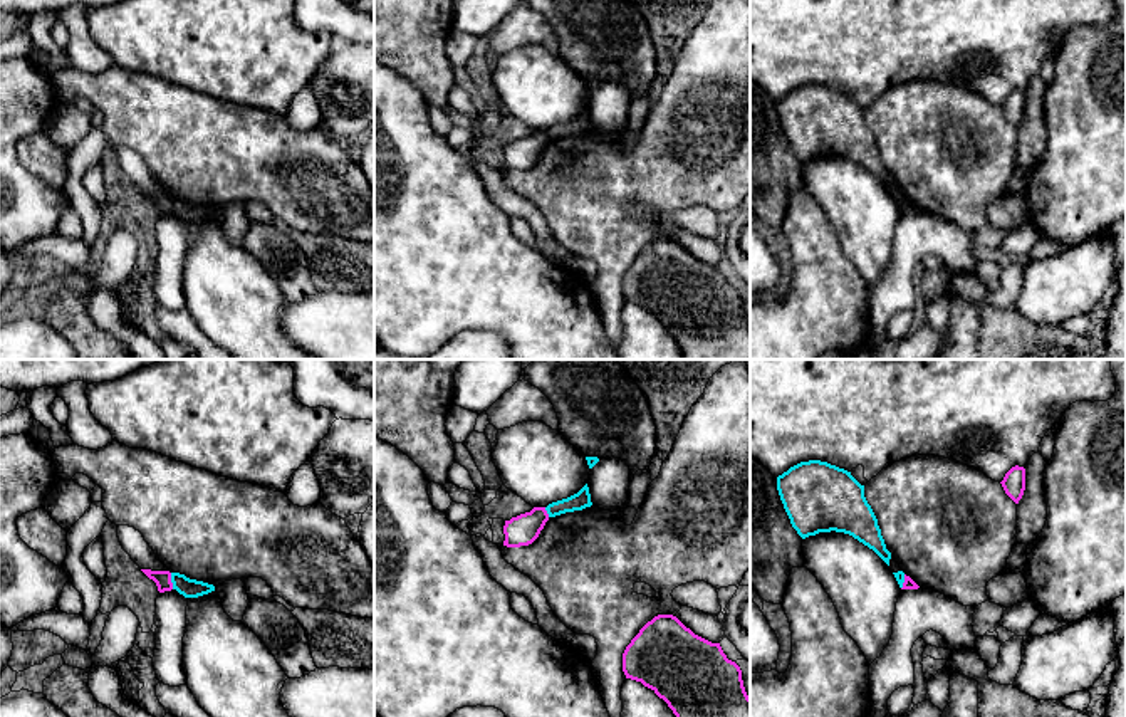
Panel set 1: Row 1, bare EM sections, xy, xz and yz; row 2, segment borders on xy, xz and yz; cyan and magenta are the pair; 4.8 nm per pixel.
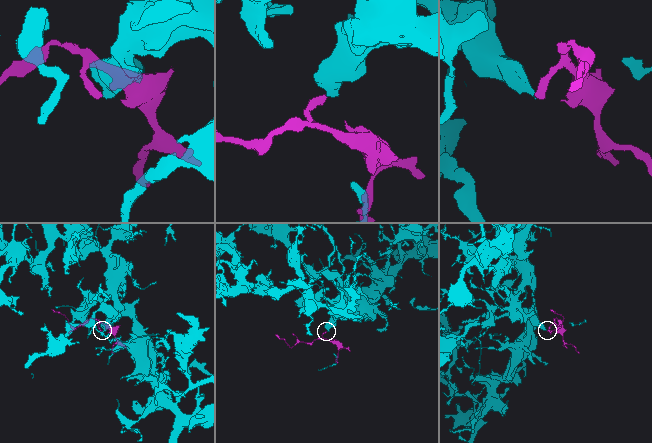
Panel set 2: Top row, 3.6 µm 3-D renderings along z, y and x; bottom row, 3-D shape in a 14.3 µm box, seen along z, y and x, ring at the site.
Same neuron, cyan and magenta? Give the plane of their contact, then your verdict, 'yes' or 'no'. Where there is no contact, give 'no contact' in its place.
xy | no

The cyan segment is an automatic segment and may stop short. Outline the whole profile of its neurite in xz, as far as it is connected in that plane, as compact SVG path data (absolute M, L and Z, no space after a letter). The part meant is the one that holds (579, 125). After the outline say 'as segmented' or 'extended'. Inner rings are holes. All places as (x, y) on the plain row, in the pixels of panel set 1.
M587 107L574 119L552 126L545 131L549 141L555 141L566 136L582 134L586 131L591 131L591 118Z; as segmented

